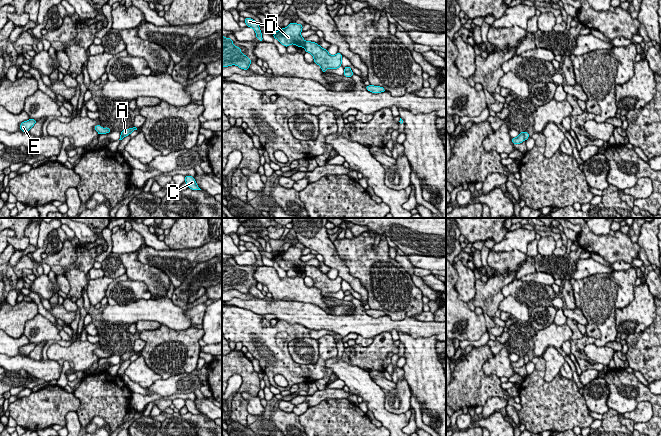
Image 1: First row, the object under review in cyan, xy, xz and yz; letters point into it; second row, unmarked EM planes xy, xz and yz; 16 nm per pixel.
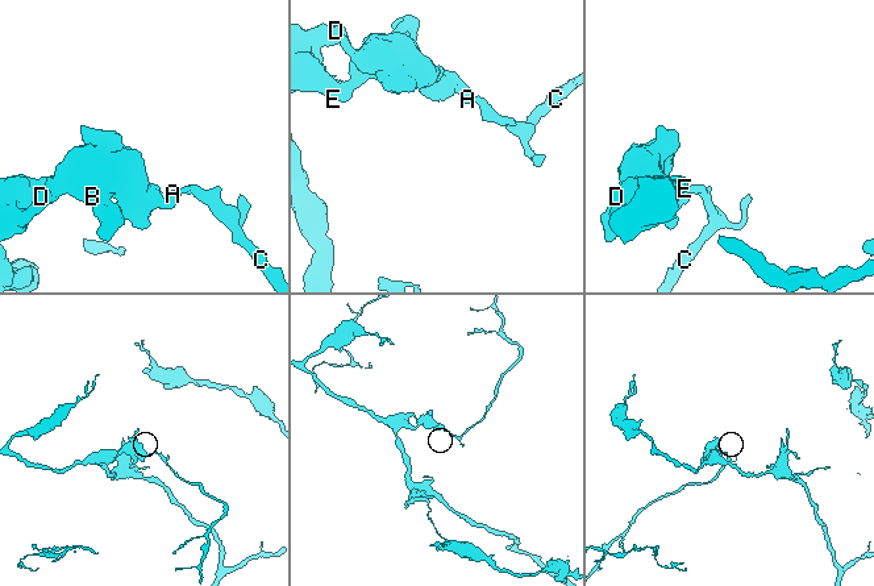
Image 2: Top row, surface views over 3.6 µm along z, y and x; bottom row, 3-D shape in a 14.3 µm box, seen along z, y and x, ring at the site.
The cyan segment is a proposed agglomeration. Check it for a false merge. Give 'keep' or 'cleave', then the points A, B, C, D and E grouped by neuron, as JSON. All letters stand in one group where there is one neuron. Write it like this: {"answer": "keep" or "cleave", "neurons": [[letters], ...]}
{"answer": "cleave", "neurons": [["A", "C"], ["B", "D", "E"]]}

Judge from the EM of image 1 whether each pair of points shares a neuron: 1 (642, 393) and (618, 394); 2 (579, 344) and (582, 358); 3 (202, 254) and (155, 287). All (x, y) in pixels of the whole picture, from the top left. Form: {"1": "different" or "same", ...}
{"1": "same", "2": "same", "3": "different"}

